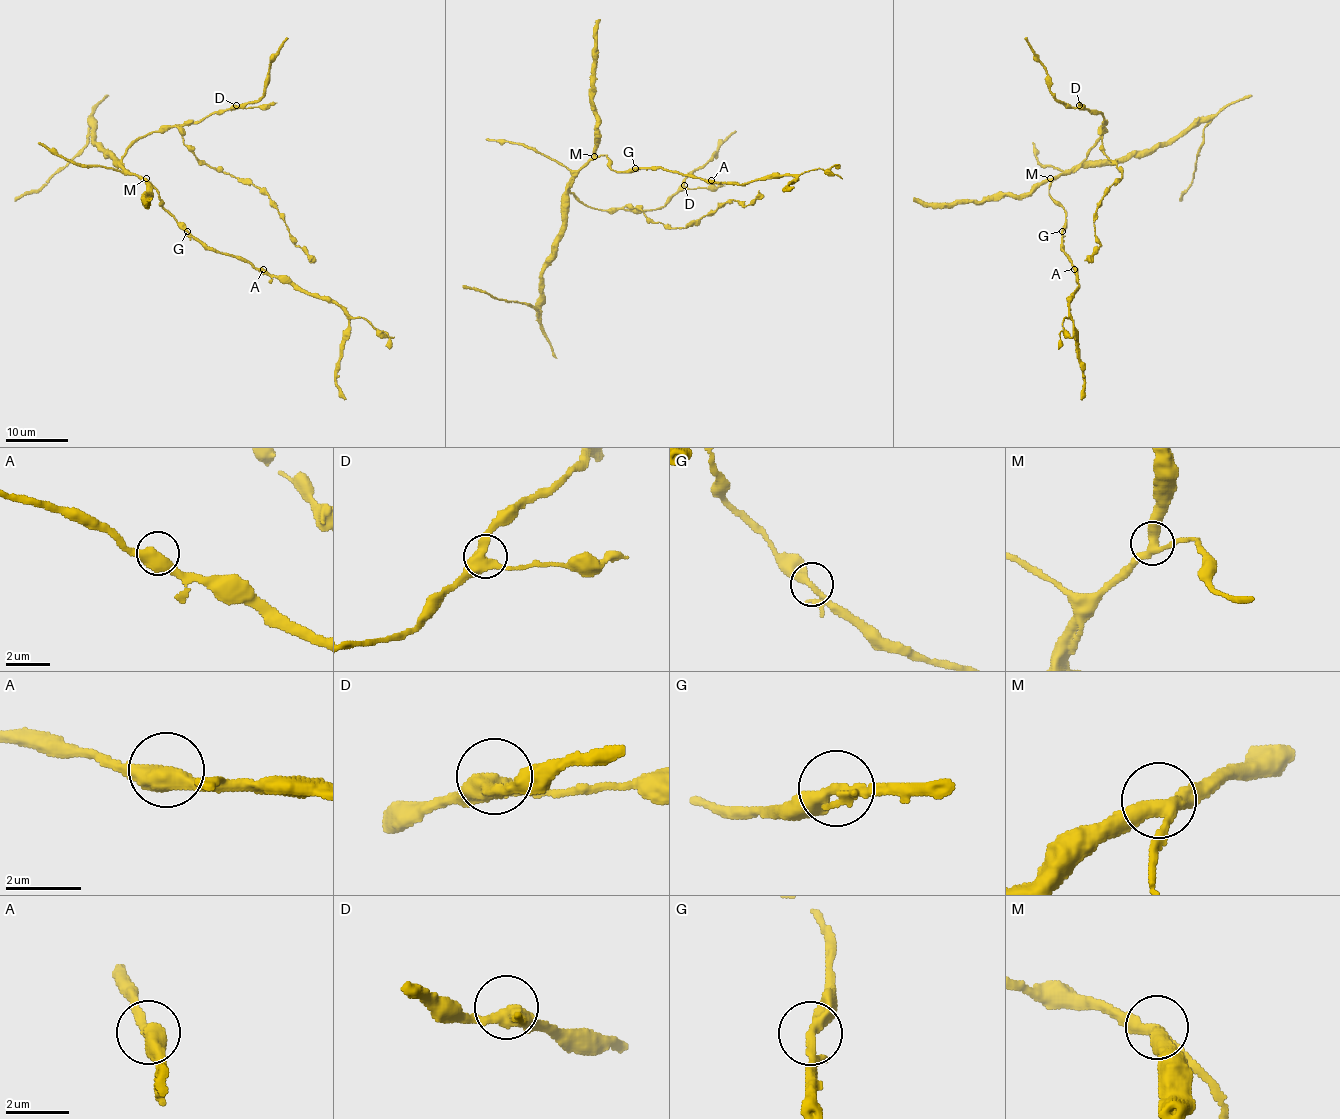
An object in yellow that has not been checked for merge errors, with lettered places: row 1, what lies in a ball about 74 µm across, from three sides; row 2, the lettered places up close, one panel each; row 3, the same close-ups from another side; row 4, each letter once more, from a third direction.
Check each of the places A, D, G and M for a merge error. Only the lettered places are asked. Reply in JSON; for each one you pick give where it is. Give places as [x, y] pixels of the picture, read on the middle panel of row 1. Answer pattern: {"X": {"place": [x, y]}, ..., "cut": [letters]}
{"cut": []}

